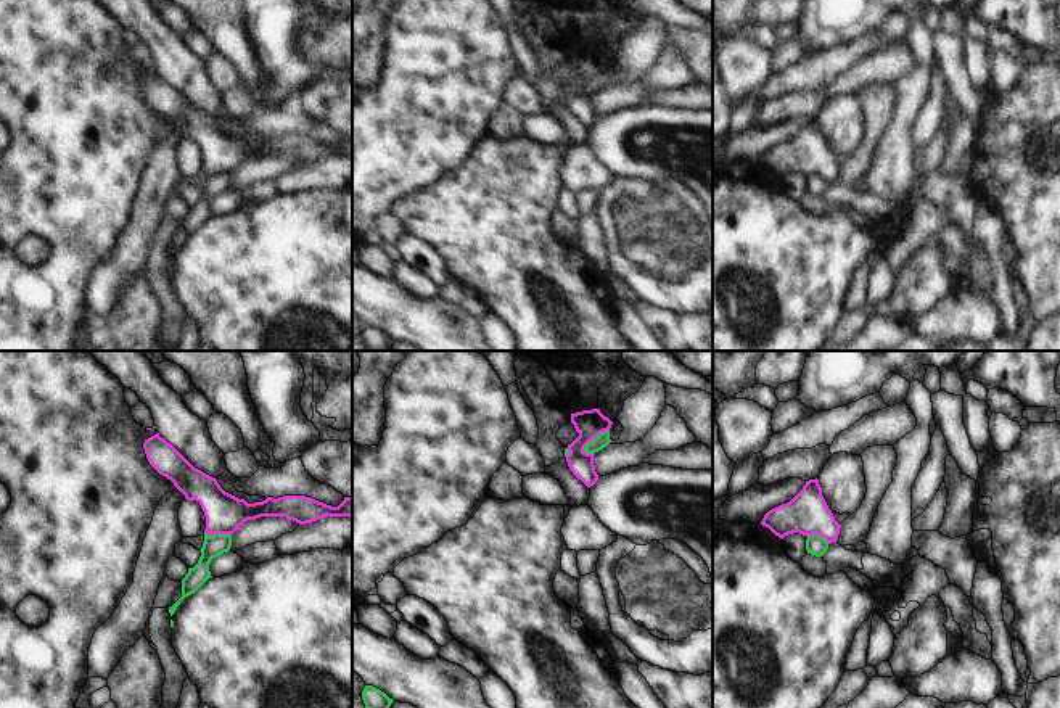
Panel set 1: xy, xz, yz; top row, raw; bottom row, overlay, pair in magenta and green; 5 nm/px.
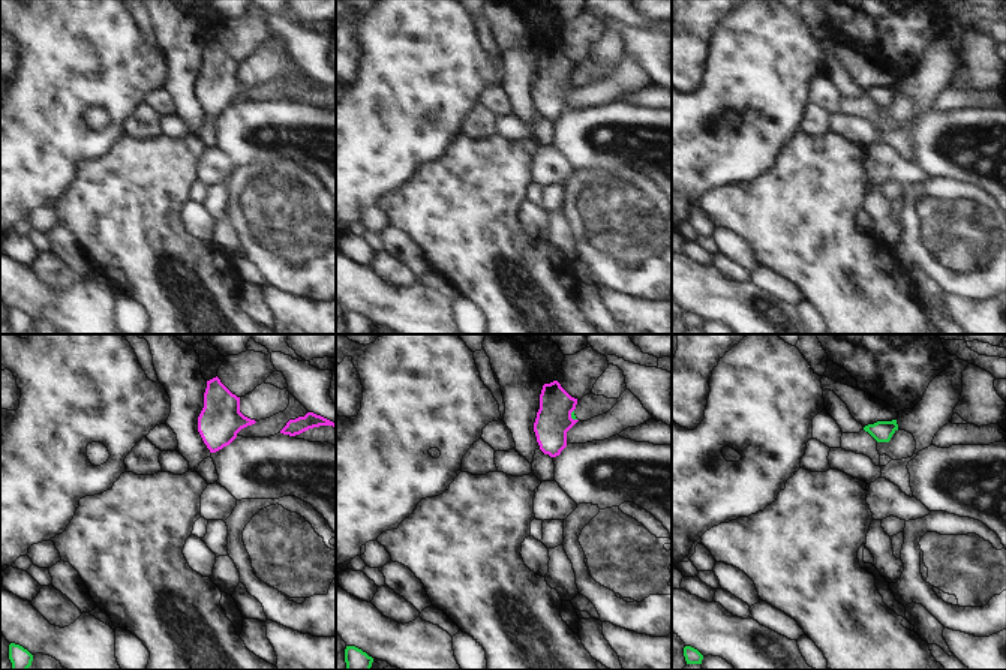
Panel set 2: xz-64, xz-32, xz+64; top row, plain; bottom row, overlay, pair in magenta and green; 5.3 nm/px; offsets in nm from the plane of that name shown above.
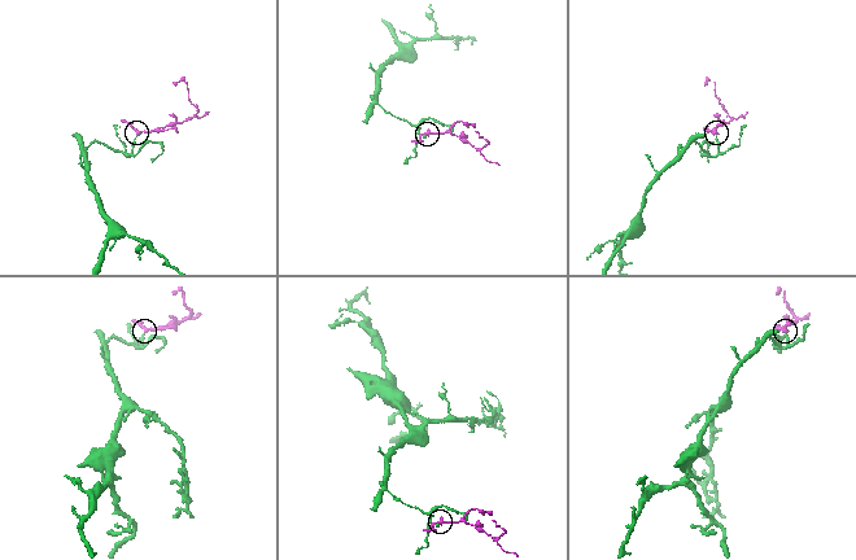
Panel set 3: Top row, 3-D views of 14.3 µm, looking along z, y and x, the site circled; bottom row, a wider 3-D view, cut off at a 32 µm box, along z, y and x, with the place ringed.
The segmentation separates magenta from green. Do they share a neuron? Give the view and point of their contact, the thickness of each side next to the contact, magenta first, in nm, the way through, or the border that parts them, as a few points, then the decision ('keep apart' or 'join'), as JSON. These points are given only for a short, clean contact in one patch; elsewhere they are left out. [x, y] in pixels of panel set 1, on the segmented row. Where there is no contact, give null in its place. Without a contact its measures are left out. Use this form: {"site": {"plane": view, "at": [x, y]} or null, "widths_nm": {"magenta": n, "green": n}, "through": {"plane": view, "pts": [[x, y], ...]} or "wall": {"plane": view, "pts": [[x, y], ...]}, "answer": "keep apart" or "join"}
{"site": {"plane": "xz", "at": [594, 436]}, "widths_nm": {"magenta": 140, "green": 70}, "wall": {"plane": "xz", "pts": [[608, 430], [597, 435], [583, 451]]}, "answer": "keep apart"}

